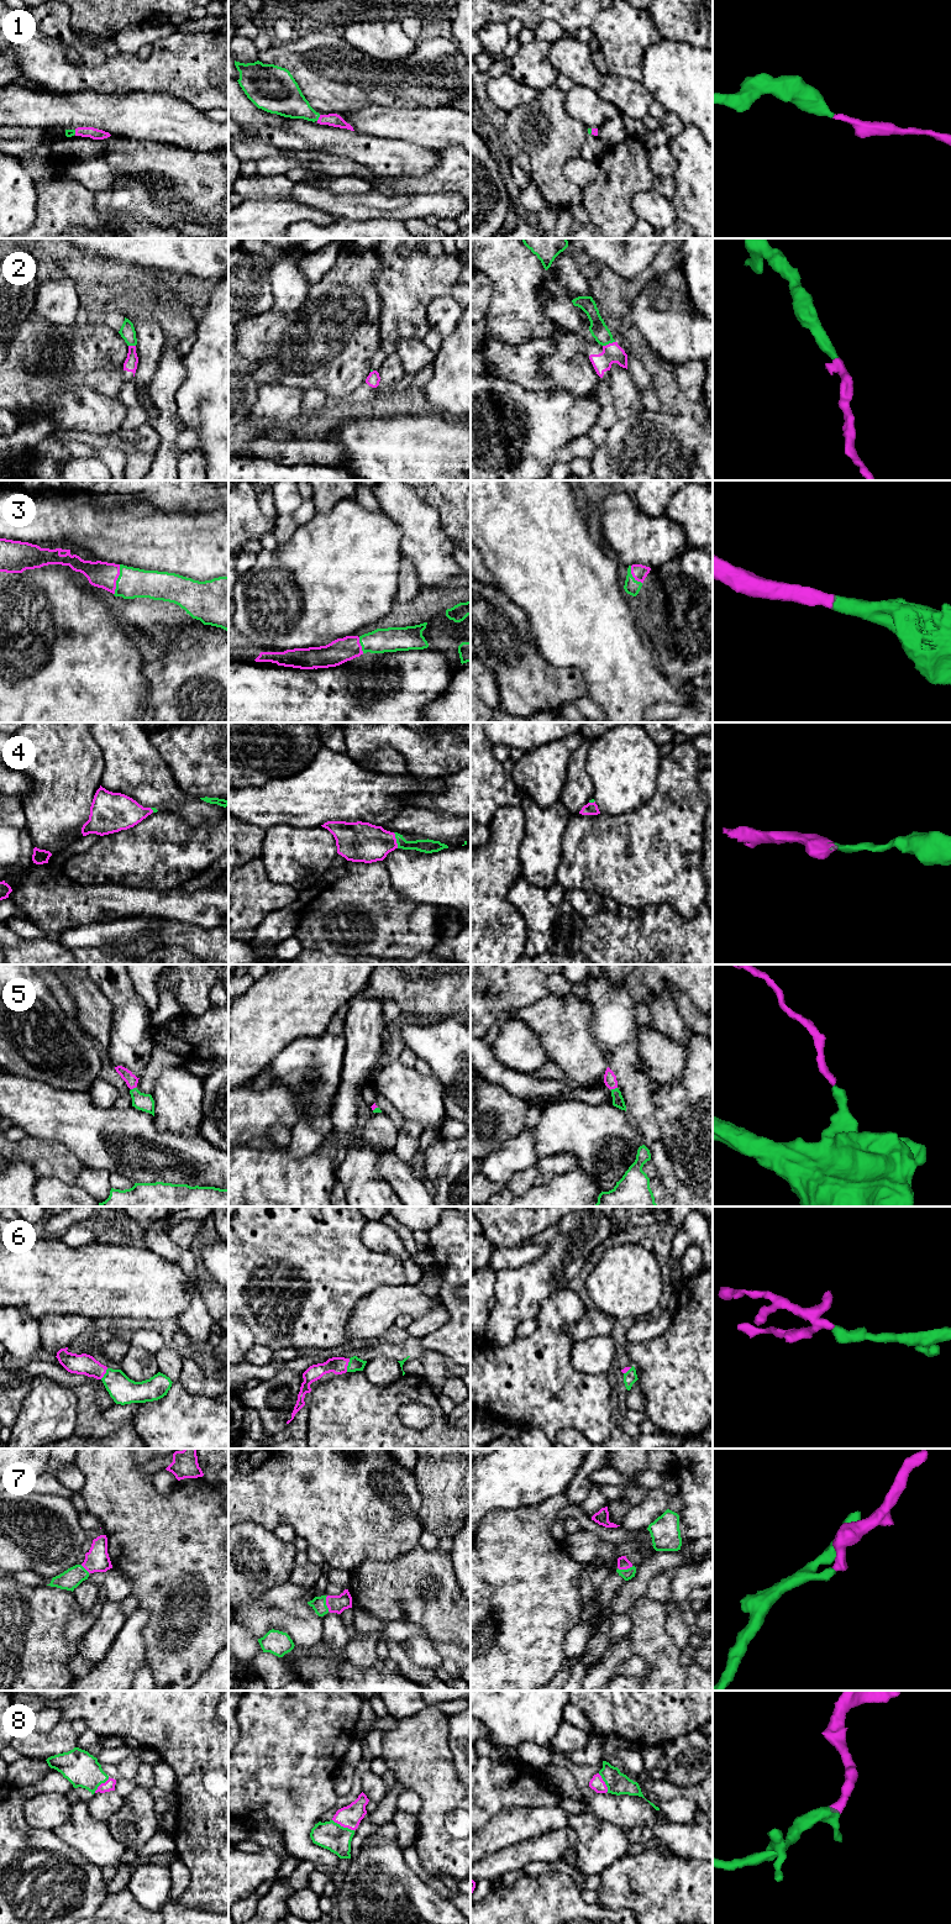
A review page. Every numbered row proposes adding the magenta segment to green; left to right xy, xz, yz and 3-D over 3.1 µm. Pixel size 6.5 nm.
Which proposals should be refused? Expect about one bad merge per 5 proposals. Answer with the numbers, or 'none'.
none

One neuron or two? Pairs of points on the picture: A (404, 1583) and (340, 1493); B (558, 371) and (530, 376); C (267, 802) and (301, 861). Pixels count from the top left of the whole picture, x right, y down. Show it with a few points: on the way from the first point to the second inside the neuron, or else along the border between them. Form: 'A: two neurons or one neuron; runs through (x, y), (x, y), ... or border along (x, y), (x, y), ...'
A: two neurons; border along (415, 1547), (388, 1561), (364, 1560), (361, 1564)
B: one neuron; runs through (553, 378), (544, 380), (537, 376)
C: two neurons; border along (309, 828), (273, 825), (266, 830)

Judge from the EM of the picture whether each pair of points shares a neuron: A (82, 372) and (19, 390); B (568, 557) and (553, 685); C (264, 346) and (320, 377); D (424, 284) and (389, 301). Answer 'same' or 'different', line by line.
A: same
B: different
C: same
D: same

